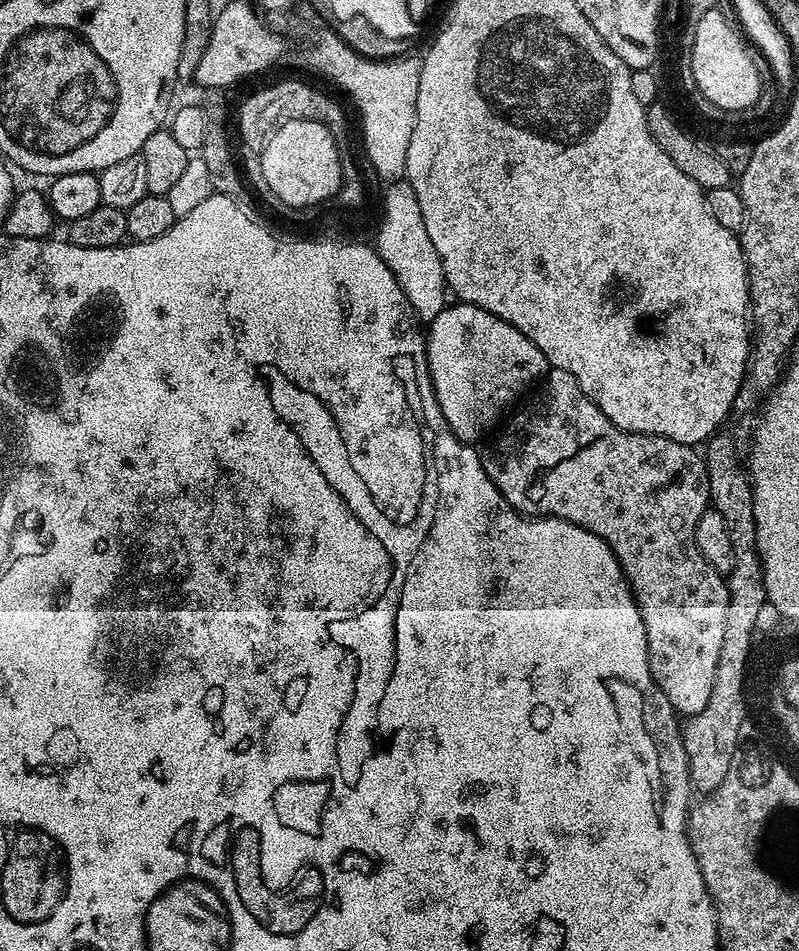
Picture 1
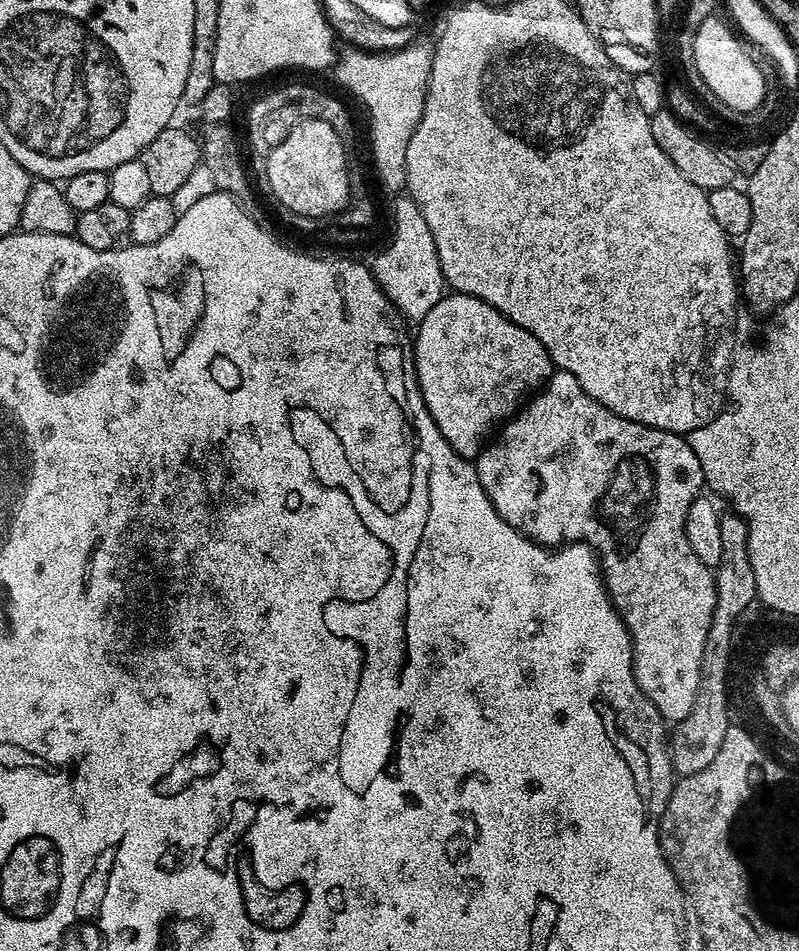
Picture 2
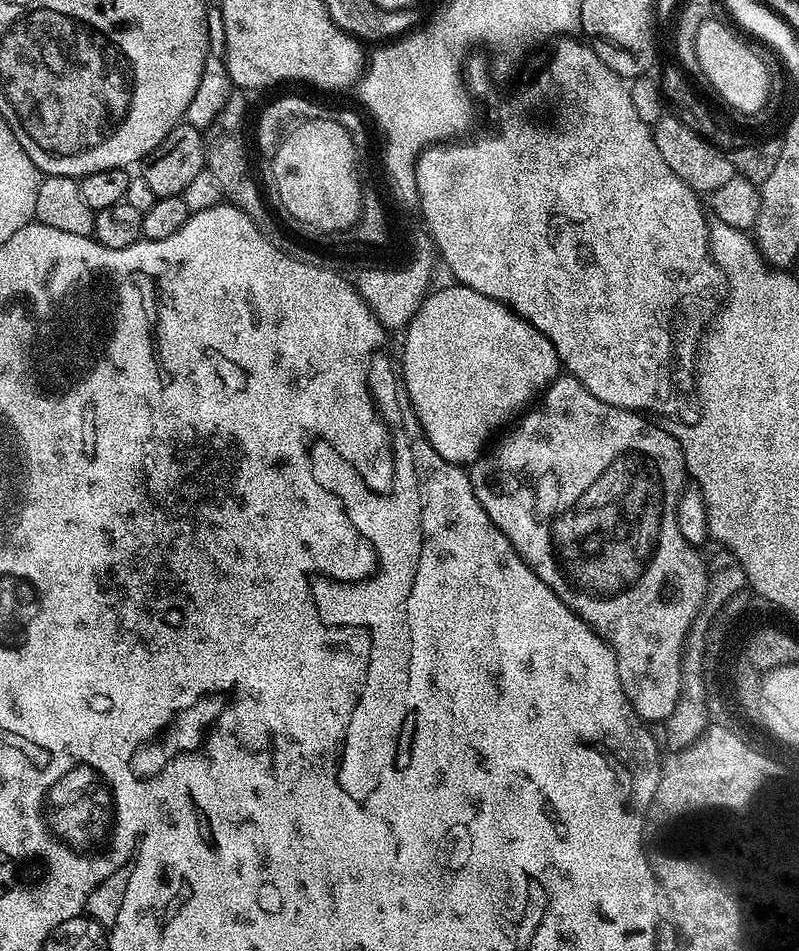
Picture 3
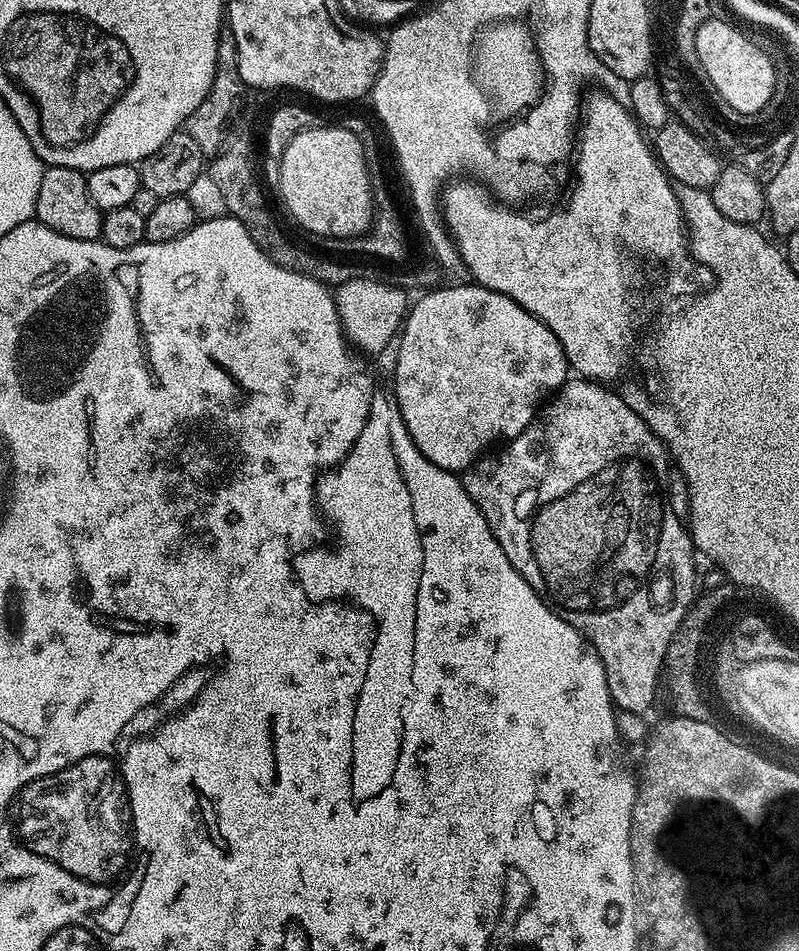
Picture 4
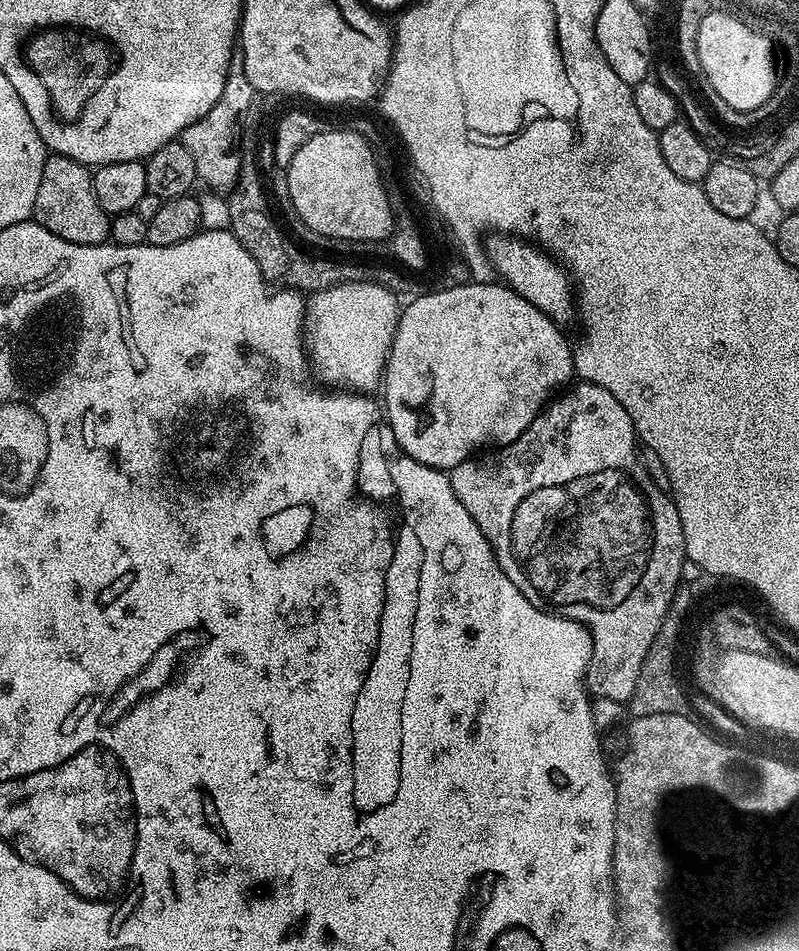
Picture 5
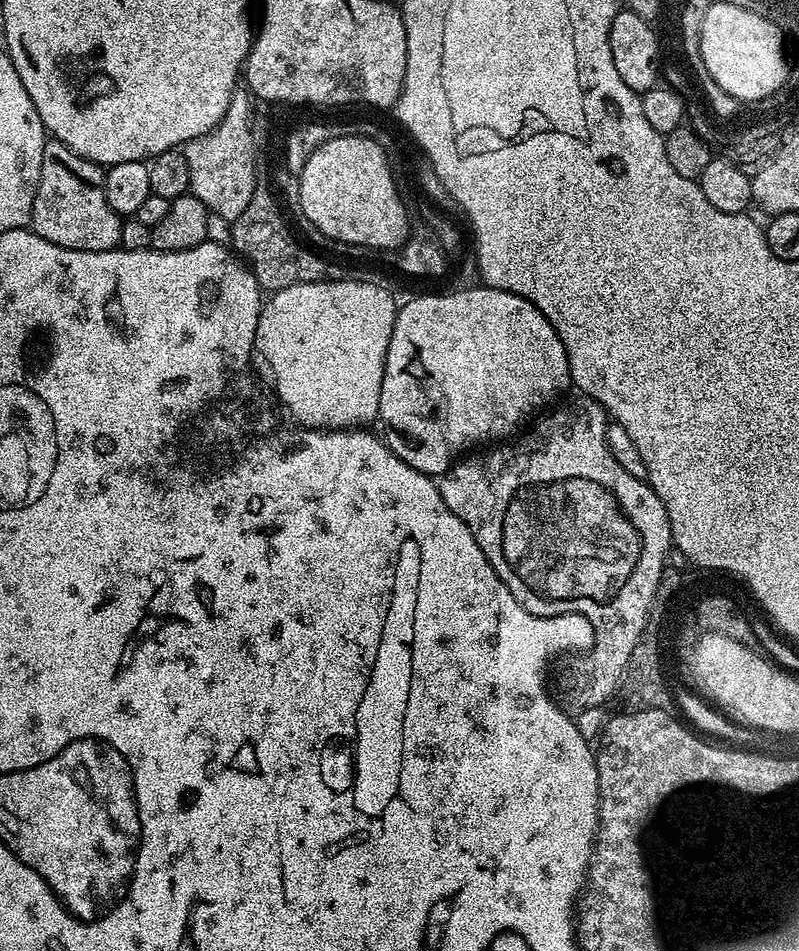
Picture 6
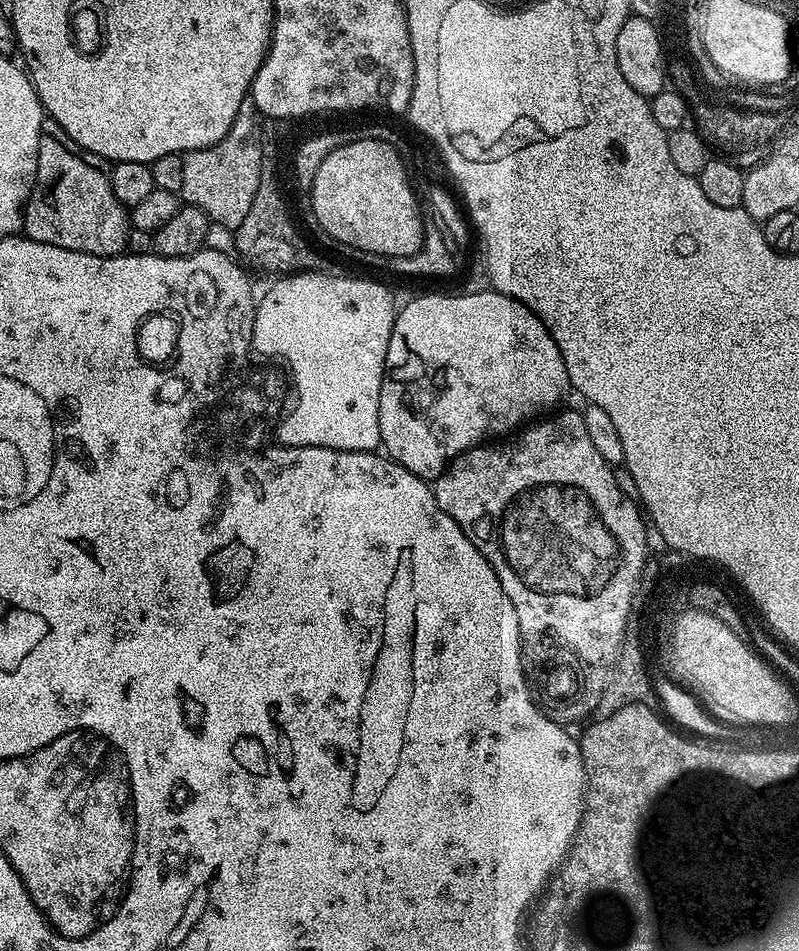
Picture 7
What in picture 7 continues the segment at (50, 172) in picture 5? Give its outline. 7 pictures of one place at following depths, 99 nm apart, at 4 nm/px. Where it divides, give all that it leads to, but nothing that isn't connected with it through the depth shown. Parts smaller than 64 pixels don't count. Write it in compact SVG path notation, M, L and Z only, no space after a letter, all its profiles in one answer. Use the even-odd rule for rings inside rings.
M51 118L45 119L40 131L36 182L24 214L23 235L34 242L53 244L91 256L119 256L127 249L124 247L128 244L129 209L118 202L109 173L105 169L103 172L102 169L95 168L91 164L93 161L81 152L81 148L68 137L66 130L62 130L62 126L58 126Z

